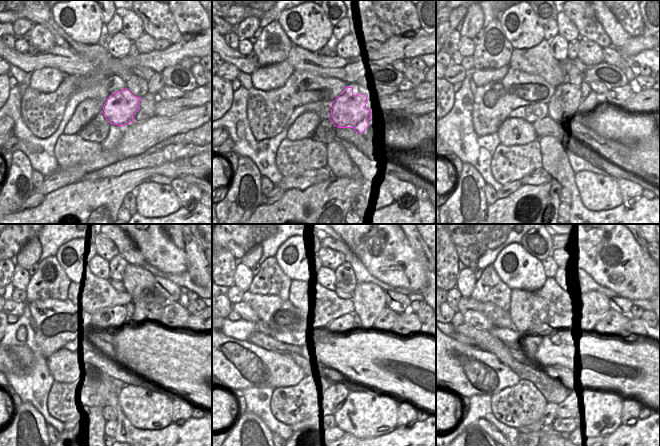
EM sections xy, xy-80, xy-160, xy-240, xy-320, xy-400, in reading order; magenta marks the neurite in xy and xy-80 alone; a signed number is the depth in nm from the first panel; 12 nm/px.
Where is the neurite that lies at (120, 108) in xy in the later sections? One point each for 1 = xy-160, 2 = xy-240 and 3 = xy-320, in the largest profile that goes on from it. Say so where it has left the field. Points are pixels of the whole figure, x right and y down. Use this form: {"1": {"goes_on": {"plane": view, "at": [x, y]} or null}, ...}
{"1": {"goes_on": {"plane": "xy-160", "at": [567, 98]}}, "2": {"goes_on": {"plane": "xy-240", "at": [119, 322]}}, "3": {"goes_on": {"plane": "xy-320", "at": [344, 323]}}}

